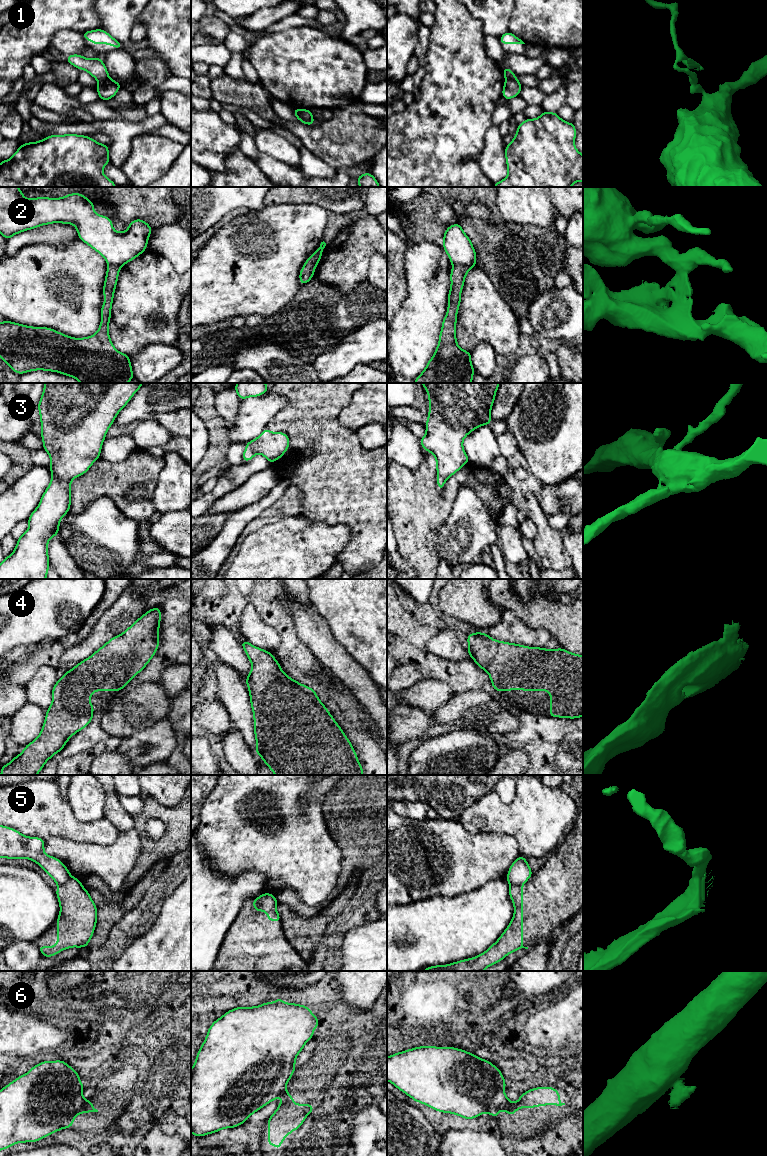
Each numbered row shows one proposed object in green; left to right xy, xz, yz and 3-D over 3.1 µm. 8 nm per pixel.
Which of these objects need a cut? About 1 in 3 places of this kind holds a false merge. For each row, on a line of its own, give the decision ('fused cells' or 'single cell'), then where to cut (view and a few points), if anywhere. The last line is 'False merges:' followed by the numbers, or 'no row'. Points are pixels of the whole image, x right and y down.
1: fused cells | xy (108, 77), (99, 82)
2: fused cells | yz (453, 264), (461, 266), (475, 265)
3: single cell | no cut
4: single cell | no cut
5: fused cells | xy (71, 876), (65, 882), (57, 884)
6: fused cells | xy (87, 1100), (82, 1112)
False merges: 1, 2, 5, 6

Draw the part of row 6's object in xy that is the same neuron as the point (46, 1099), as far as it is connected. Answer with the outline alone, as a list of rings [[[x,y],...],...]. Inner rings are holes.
[[[62,1060],[43,1061],[10,1082],[0,1090],[0,1151],[21,1142],[37,1142],[61,1129],[72,1127],[74,1118],[83,1113],[87,1102],[82,1095],[83,1089],[77,1071]]]

